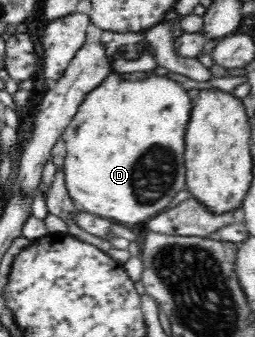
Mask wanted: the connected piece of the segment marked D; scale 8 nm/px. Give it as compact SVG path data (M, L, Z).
M112 72L87 93L60 139L65 143L64 179L79 211L112 219L121 225L145 223L167 210L173 196L187 190L185 184L185 130L192 99L181 83L156 74Z

